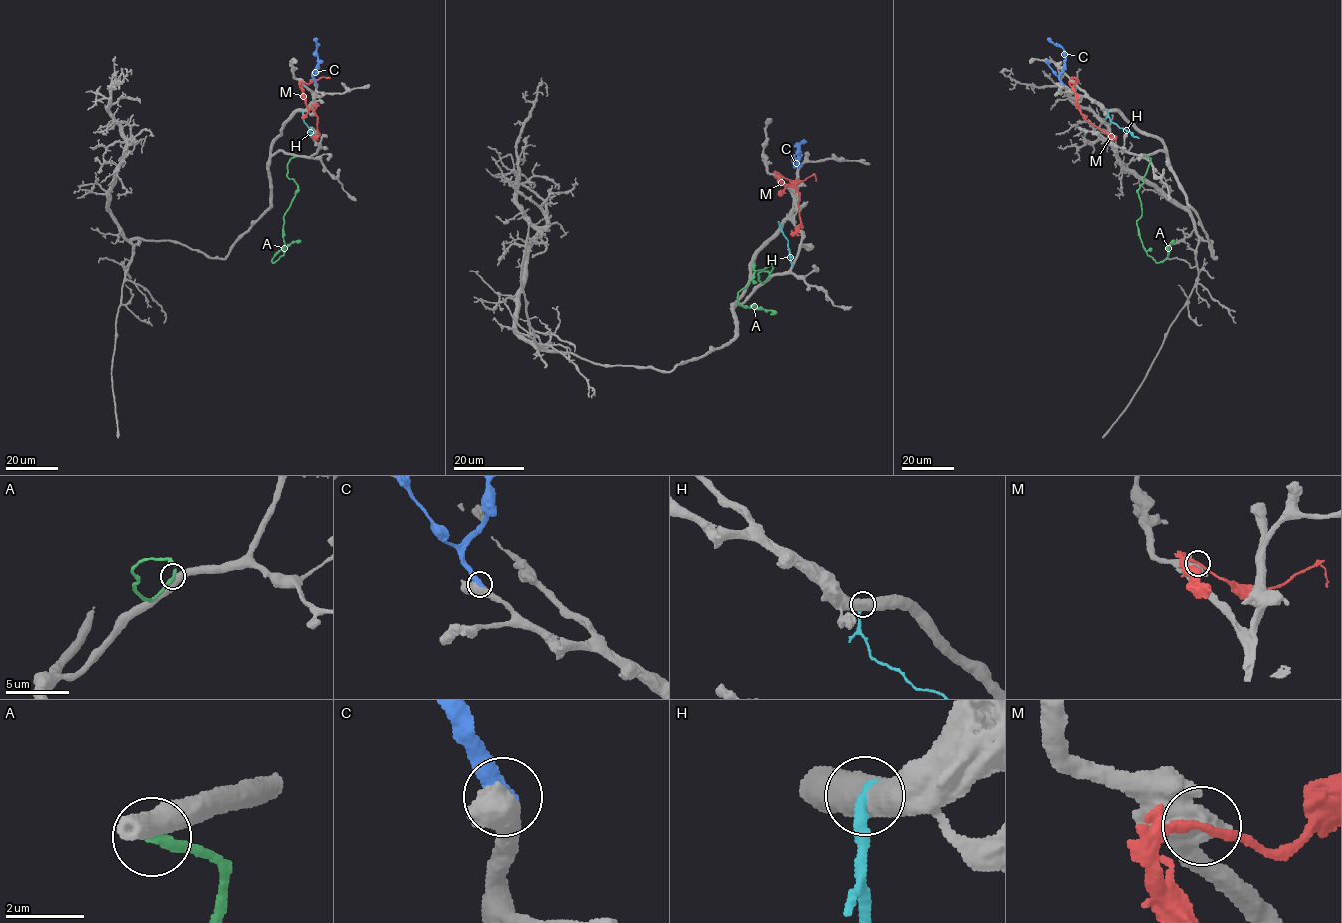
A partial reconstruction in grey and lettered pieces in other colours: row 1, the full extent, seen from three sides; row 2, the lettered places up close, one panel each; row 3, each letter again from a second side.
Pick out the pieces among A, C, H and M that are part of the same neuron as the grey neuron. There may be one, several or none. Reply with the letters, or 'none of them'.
C

